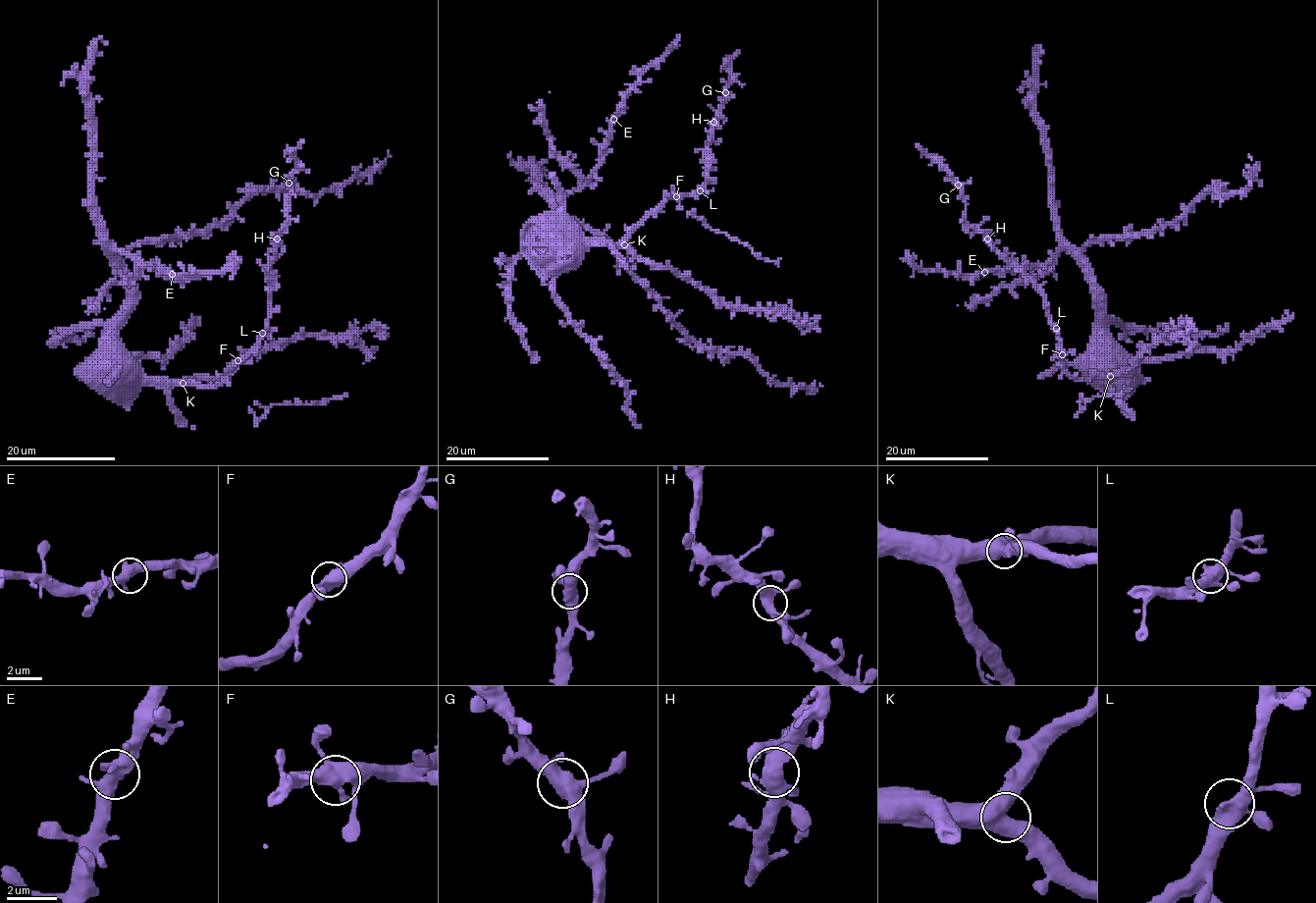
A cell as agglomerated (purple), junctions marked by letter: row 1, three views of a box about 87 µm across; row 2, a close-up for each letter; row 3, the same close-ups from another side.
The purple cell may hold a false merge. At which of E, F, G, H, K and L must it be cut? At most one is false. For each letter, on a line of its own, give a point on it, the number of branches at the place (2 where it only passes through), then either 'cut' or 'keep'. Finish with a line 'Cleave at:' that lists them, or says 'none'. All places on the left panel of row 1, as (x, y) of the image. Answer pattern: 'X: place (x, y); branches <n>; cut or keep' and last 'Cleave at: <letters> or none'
E: place (172, 274); branches 3; keep
F: place (237, 360); branches 4; keep
G: place (289, 183); branches 4; keep
H: place (277, 239); branches 3; keep
K: place (183, 383); branches 3; keep
L: place (262, 333); branches 4; keep
Cleave at: none

